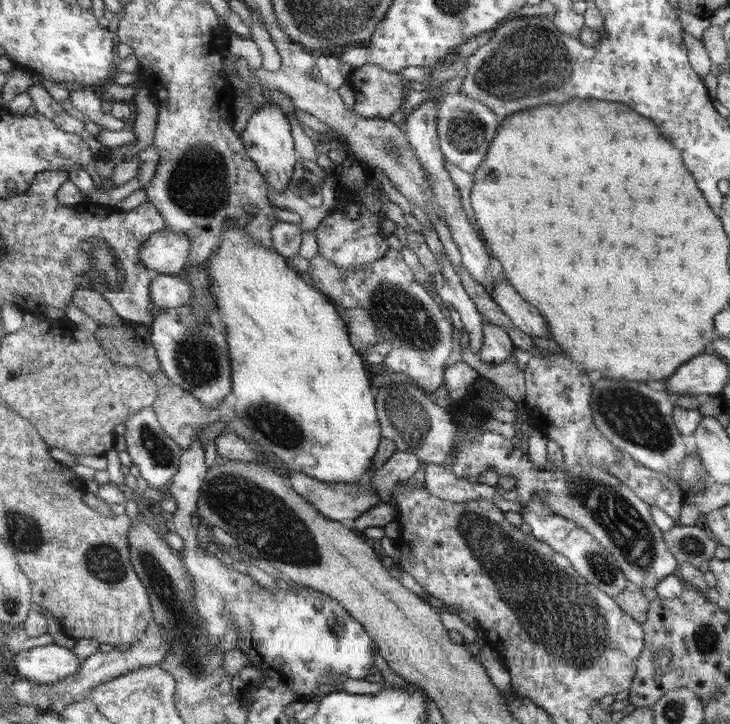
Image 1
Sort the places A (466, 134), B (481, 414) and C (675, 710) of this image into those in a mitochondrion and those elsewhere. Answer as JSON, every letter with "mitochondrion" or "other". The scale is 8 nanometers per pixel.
{"A":"mitochondrion","B":"other","C":"mitochondrion"}

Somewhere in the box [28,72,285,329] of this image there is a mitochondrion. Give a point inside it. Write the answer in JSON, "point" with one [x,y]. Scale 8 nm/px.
{"point":[197,185]}

